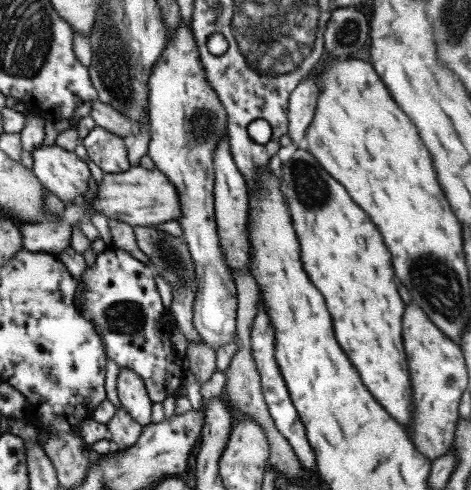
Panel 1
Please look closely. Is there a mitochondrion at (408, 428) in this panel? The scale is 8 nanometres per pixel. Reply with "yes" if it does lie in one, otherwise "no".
no

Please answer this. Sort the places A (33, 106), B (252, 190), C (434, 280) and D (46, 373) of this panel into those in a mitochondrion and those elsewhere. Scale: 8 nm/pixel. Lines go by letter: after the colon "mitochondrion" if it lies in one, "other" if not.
A: other
B: other
C: mitochondrion
D: mitochondrion

